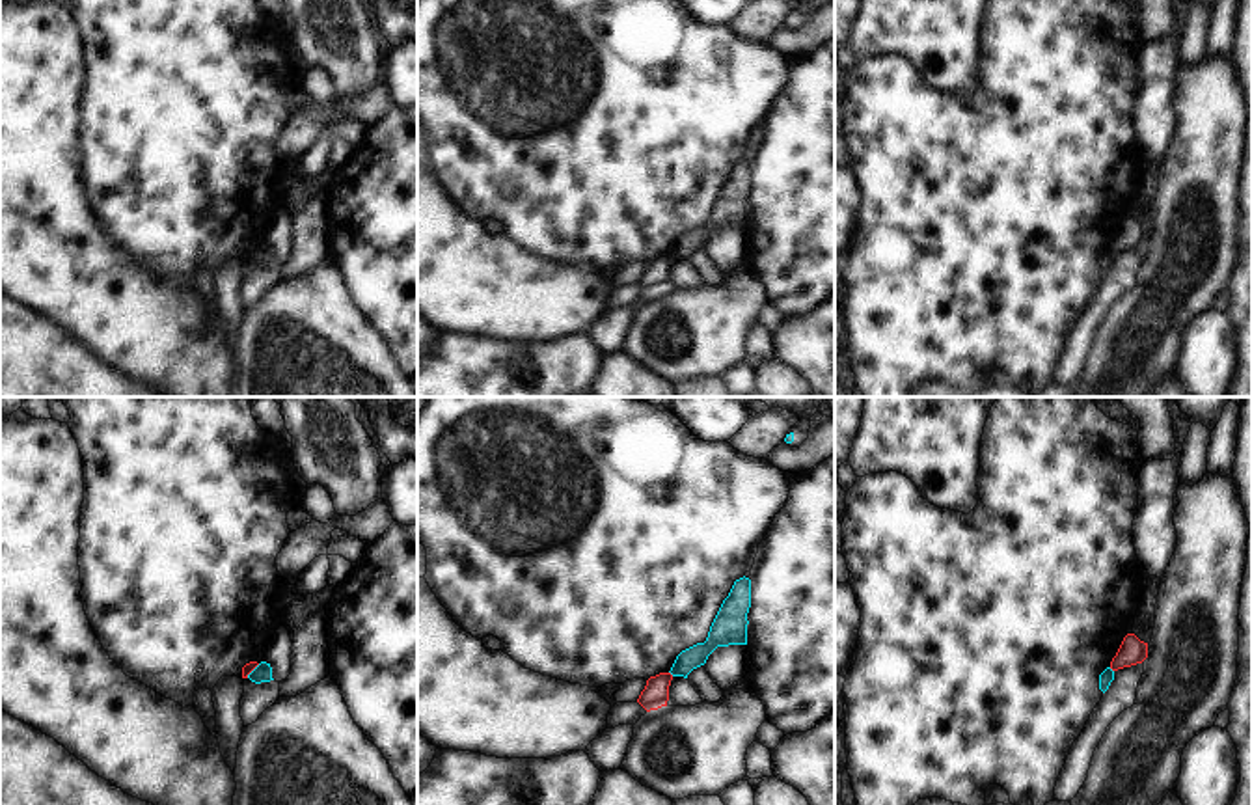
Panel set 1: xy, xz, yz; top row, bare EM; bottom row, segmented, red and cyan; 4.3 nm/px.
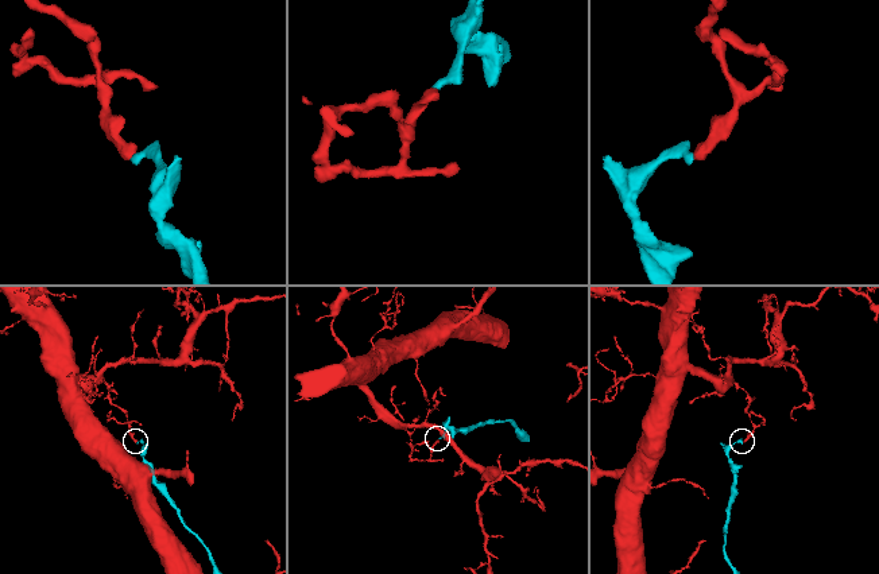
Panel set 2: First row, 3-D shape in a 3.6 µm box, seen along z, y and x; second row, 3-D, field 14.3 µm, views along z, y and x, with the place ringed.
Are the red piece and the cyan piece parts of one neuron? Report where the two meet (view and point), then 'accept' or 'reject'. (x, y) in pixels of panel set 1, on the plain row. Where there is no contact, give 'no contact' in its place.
xy (252, 252) | reject

